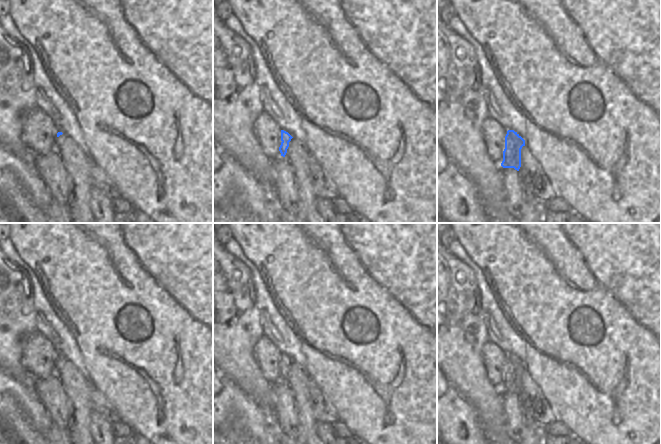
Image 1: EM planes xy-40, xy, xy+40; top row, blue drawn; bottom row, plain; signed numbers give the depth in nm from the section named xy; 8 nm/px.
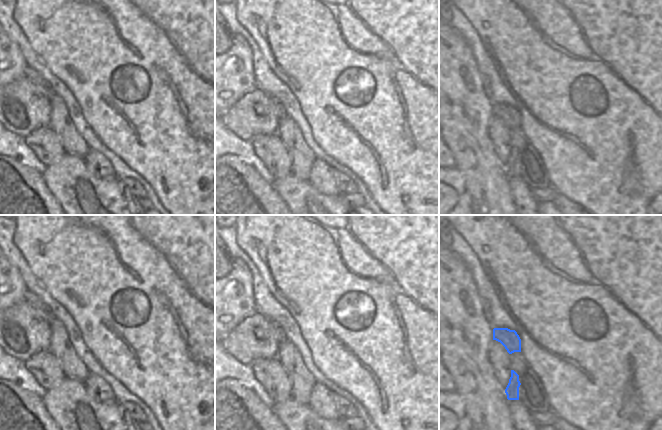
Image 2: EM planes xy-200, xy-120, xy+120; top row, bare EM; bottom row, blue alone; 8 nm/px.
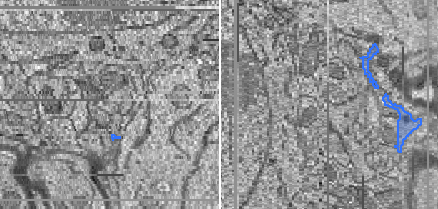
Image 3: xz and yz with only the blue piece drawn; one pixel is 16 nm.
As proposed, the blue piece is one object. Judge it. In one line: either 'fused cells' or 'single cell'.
fused cells

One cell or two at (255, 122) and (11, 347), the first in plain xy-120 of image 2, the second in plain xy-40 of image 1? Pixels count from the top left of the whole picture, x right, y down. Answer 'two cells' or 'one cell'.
two cells

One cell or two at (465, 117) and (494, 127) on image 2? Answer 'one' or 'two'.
two

